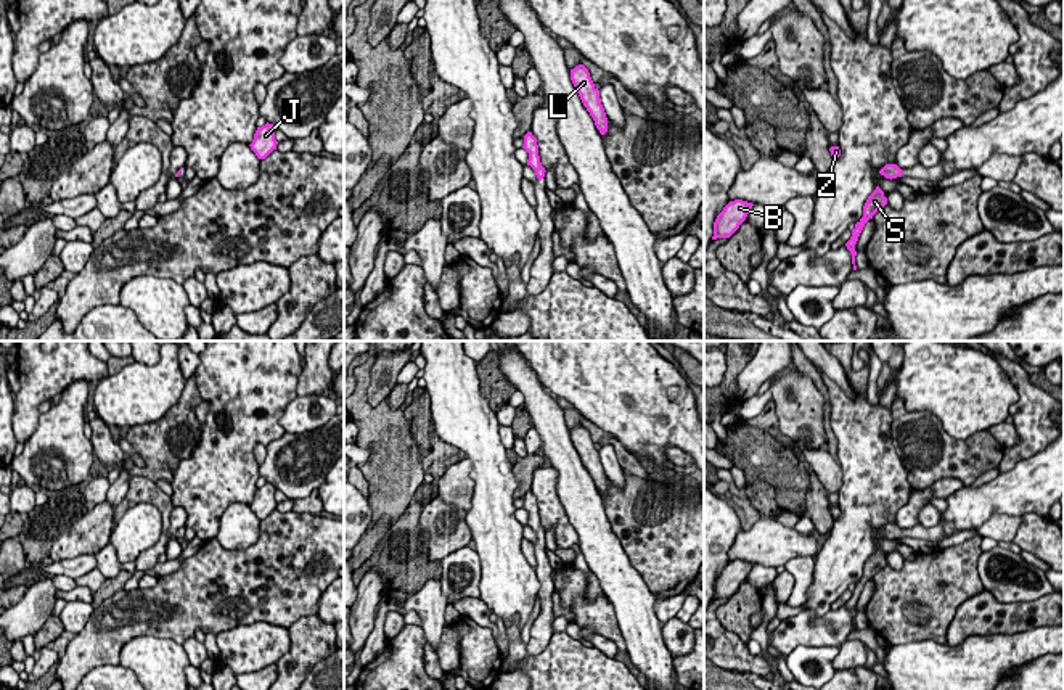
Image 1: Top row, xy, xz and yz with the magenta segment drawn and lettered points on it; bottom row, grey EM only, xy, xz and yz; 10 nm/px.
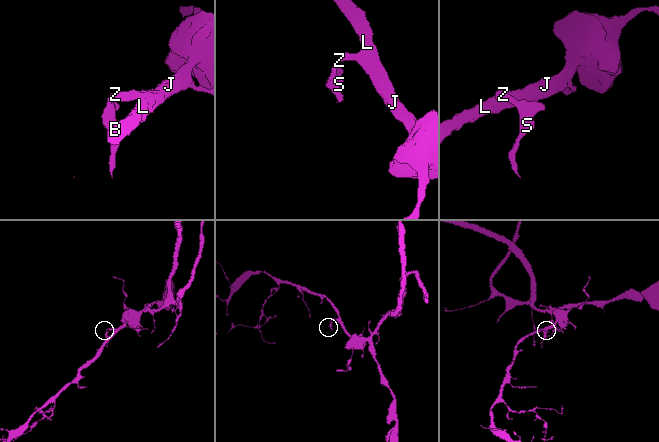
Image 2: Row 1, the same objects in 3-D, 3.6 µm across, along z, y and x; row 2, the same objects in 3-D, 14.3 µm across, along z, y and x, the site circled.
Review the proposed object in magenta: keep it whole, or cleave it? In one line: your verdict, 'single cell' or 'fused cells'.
single cell

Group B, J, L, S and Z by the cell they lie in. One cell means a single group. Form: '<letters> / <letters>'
B J L S Z

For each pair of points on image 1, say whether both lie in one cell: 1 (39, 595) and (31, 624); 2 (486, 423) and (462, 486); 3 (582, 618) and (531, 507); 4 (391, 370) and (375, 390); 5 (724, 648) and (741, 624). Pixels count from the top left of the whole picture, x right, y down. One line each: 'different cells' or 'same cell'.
1: same cell
2: different cells
3: different cells
4: same cell
5: different cells

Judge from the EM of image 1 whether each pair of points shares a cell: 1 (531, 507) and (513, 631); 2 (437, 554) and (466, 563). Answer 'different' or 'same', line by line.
1: different
2: different

